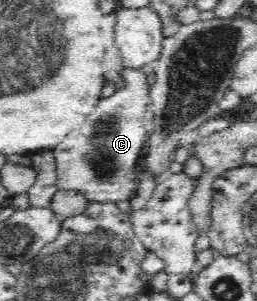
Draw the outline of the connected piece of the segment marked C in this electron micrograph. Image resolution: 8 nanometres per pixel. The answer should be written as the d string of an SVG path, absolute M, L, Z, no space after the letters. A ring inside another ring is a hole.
M123 68L120 76L124 77L125 86L116 90L112 96L101 98L94 112L86 116L60 144L52 149L57 166L56 185L58 185L58 189L80 192L90 203L122 204L123 201L130 202L134 198L140 183L138 177L141 176L138 171L136 172L136 164L143 157L143 150L148 138L148 133L141 125L144 113L150 109L151 86L148 86L146 82L147 75L148 73L143 69Z

